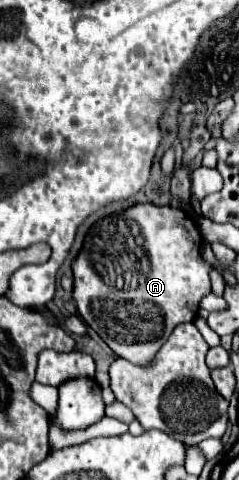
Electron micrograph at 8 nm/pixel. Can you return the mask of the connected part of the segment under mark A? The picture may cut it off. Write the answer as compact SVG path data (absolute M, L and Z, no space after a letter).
M139 202L133 204L131 208L127 208L125 212L117 212L111 216L105 216L103 220L99 220L97 224L93 224L85 236L83 248L79 250L77 258L73 260L73 302L77 306L77 312L81 314L81 318L87 322L87 326L91 326L103 340L105 344L121 358L137 364L137 366L149 366L157 354L157 350L167 342L167 338L171 336L171 332L175 330L175 326L179 326L181 322L189 322L195 318L197 310L199 310L199 300L211 292L211 282L209 282L209 270L211 266L201 258L201 234L199 228L195 226L195 222L179 208L171 208L171 206L155 206L149 202Z

